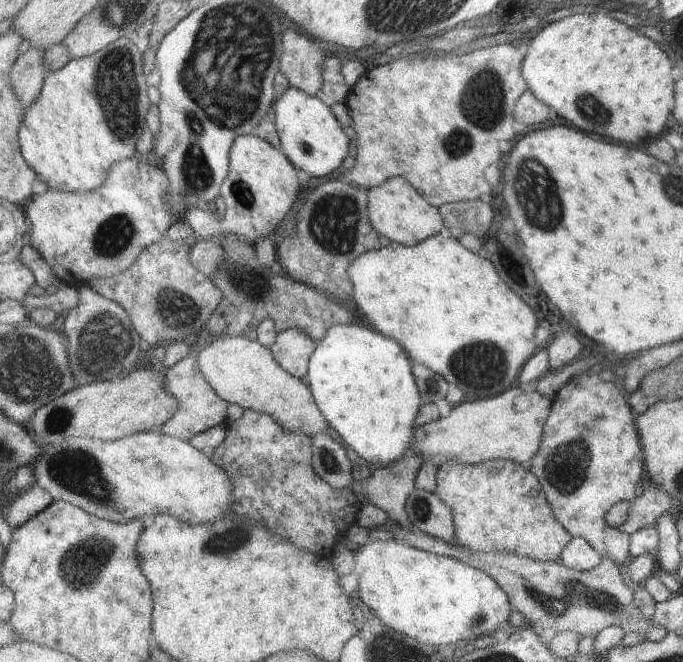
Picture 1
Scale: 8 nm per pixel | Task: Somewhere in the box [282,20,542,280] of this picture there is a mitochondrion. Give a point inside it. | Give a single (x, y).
(482, 103)

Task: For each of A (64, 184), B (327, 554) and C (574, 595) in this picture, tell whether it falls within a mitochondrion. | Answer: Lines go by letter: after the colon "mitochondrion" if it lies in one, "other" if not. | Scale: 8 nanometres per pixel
A: other
B: other
C: mitochondrion

